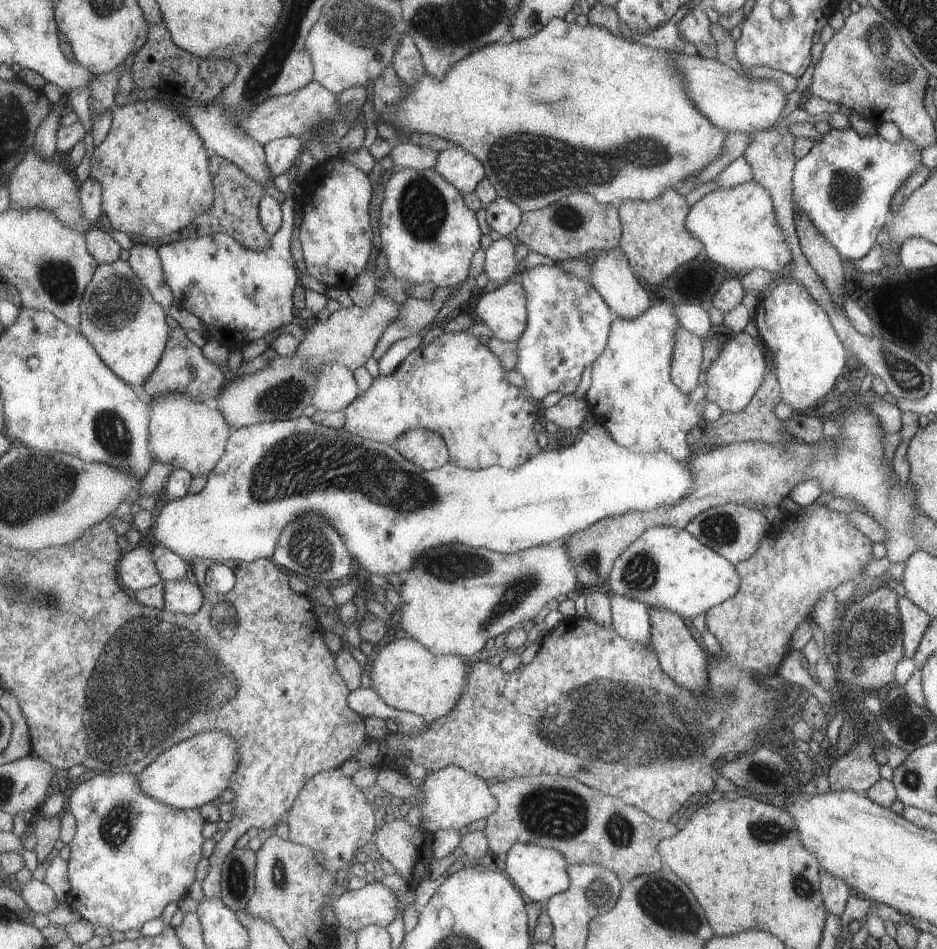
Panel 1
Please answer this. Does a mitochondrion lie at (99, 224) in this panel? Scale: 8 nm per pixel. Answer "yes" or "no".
no

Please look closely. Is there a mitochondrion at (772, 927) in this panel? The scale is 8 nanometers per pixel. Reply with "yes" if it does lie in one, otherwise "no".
no

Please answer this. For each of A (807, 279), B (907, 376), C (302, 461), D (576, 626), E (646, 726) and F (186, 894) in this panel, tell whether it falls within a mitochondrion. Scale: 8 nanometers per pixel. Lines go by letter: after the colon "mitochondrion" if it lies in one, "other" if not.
A: other
B: mitochondrion
C: mitochondrion
D: other
E: mitochondrion
F: other

